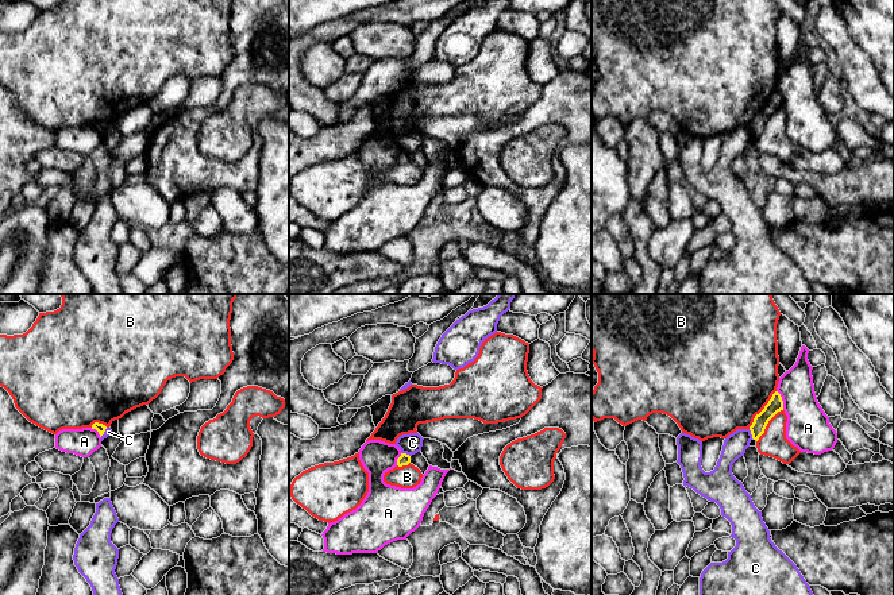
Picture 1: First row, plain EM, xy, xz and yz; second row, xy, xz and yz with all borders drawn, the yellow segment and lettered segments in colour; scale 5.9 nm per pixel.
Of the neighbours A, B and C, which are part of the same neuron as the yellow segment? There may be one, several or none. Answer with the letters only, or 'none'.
none

